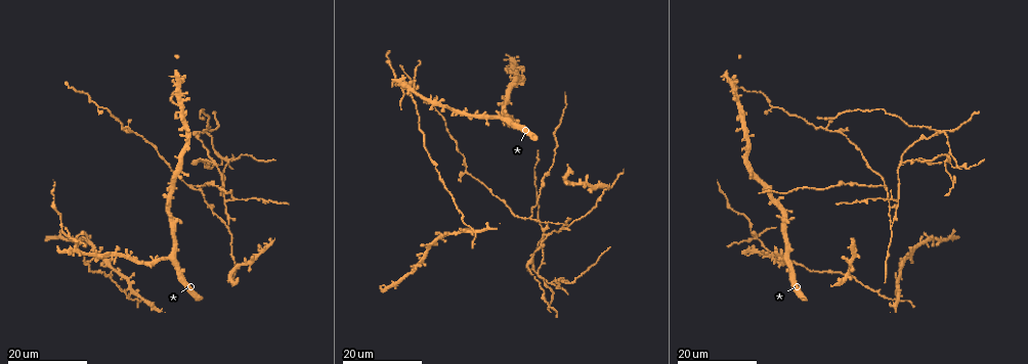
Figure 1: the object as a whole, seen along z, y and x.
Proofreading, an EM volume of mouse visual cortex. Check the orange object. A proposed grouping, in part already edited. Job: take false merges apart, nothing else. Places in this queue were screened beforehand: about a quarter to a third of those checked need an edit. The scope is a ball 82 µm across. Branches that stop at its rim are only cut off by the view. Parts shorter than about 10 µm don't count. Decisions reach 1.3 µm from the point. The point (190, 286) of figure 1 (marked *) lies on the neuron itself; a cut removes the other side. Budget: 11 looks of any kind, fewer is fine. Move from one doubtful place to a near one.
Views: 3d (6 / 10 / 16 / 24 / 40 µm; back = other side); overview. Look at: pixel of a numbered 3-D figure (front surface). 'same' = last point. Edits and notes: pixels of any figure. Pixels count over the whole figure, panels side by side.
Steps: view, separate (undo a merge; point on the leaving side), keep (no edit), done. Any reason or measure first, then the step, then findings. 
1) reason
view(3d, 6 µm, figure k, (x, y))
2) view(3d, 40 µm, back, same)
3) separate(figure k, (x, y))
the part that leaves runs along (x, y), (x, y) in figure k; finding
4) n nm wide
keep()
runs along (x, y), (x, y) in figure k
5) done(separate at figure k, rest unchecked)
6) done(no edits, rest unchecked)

three arms meet
view(3d, 24 µm, figure 1, (891, 226))

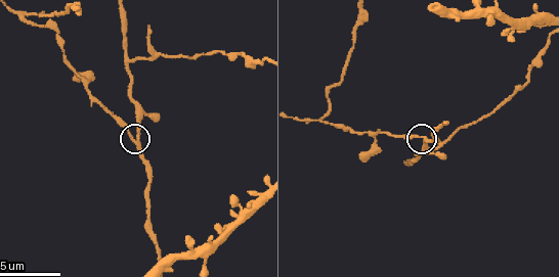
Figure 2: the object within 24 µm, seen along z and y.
zoom in
view(3d, 6 µm, figure 2, (137, 138))

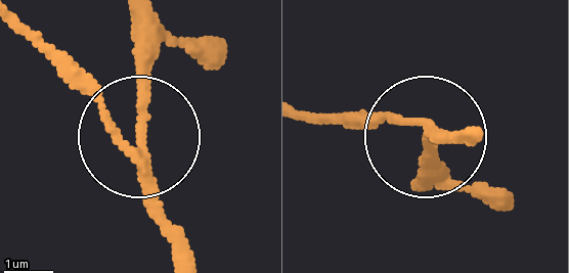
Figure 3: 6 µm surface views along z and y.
side arm 16 µm
keep()
runs along (18, 30), (137, 143), (149, 213), (177, 262) in figure 3; all the same neuron

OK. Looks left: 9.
side arm on a straight run
view(3d, 6 µm, figure 2, (26, 23))

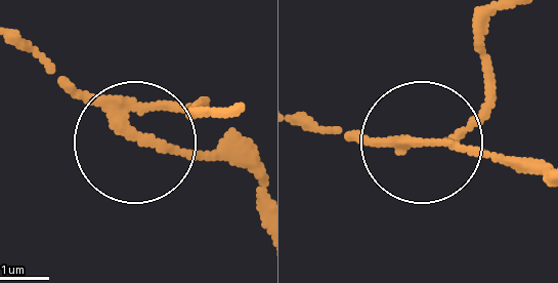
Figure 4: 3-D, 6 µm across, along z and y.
separate(figure 4, (182, 110))
the part that leaves runs along (123, 107), (204, 107) in figure 4; two neurons meet here

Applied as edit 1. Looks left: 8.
see it whole again
view(overview)

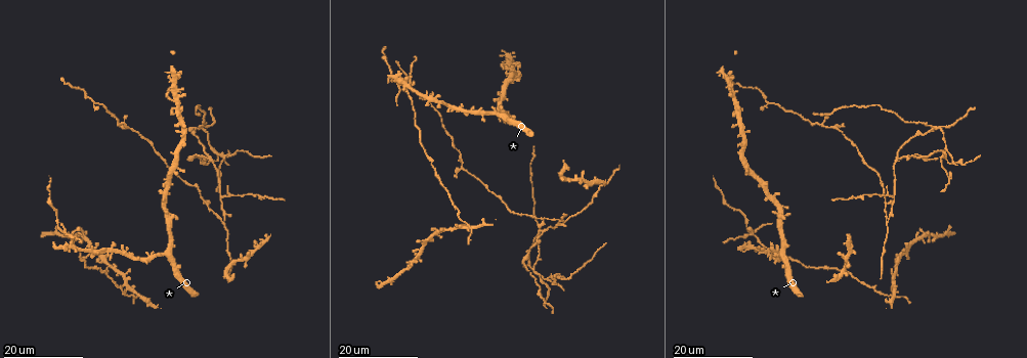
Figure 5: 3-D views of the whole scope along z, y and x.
branch point
view(3d, 16 µm, figure 5, (895, 196))

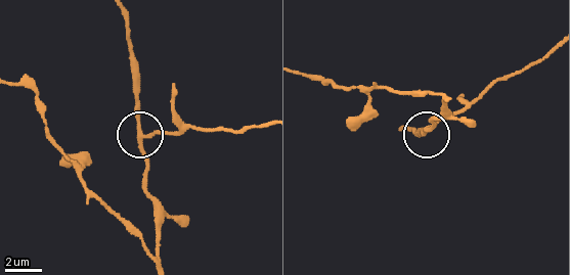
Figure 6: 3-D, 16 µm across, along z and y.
view(3d, 10 µm, figure 6, (147, 134))

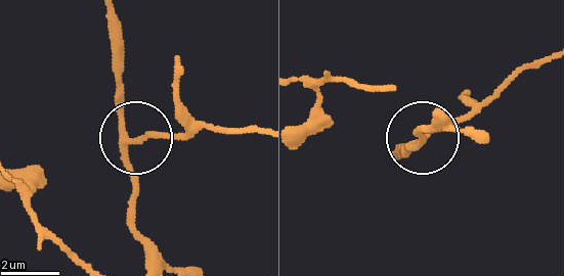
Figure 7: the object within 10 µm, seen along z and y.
3 arms
keep()
runs along (150, 263), (136, 219), (131, 145), (214, 131) in figure 7; continuous, no second neuron

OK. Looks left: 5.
sudden change in width
view(3d, 16 µm, figure 5, (522, 265))

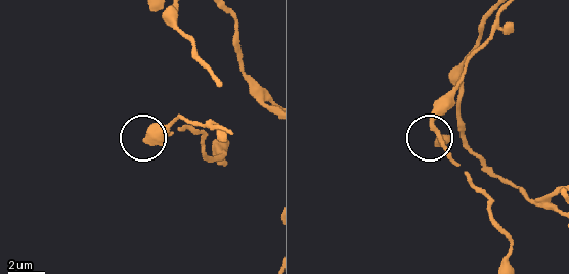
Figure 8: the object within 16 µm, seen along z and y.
view(3d, 10 µm, figure 8, (437, 133))

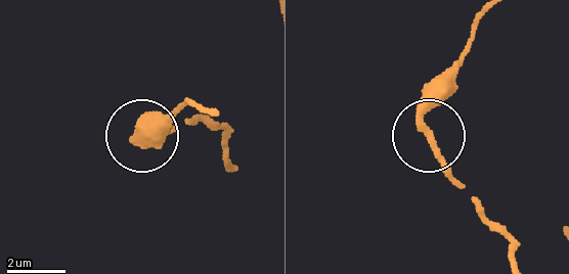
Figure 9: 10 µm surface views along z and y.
keep()
all the same neuron

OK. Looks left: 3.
sudden change in width
view(3d, 16 µm, figure 5, (914, 137))

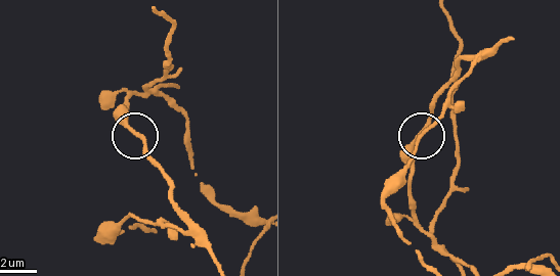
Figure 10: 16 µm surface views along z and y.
view(3d, 6 µm, figure 10, (131, 131))

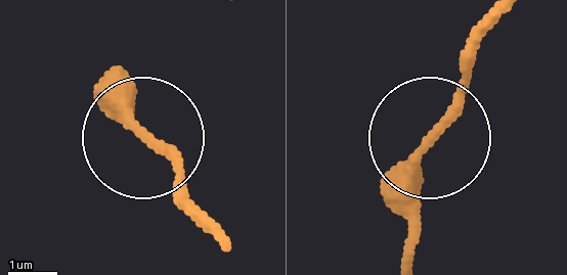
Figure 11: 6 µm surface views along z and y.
keep()
runs along (500, 18), (423, 152), (415, 246) in figure 11; all the same neuron

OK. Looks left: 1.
done(separate at figure 4, rest unchecked)

